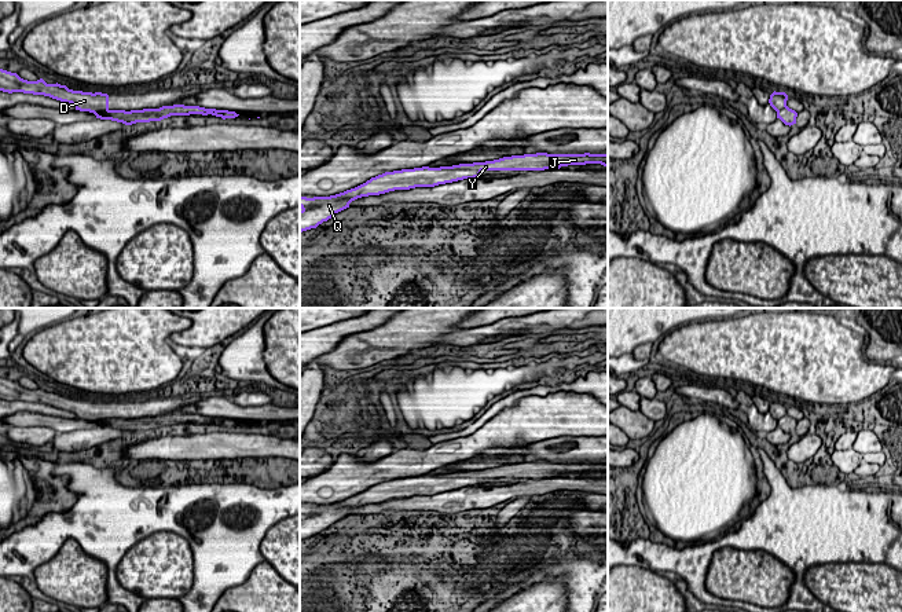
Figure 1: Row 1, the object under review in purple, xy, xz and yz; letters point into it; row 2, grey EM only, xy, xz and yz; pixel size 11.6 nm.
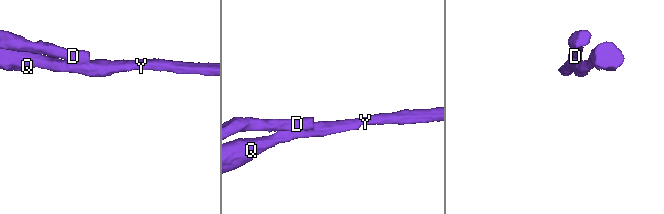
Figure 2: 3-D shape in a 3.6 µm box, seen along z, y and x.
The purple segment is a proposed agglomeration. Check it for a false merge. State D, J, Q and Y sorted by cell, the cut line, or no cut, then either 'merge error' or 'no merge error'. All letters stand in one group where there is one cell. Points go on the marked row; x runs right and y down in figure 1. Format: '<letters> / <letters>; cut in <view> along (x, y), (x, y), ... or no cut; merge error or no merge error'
D / J Q Y; cut in xy along (107, 109), (94, 113); merge error

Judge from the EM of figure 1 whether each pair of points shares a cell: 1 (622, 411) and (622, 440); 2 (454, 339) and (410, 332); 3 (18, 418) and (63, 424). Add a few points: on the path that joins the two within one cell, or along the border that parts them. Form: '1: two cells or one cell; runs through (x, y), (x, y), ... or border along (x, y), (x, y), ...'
1: two cells; border along (622, 429), (629, 439)
2: two cells; border along (462, 329), (446, 333), (431, 345)
3: one cell; runs through (29, 420), (52, 422)

